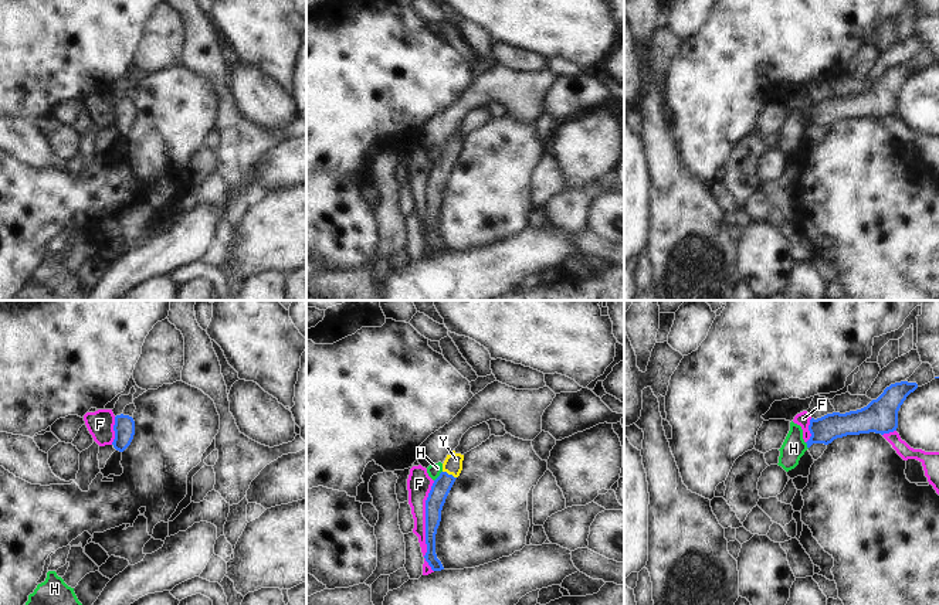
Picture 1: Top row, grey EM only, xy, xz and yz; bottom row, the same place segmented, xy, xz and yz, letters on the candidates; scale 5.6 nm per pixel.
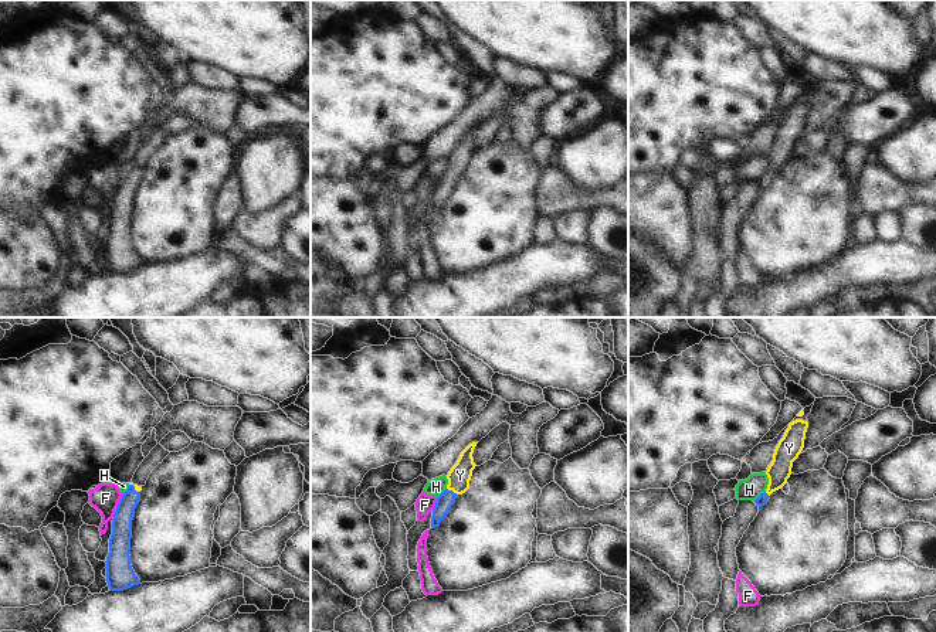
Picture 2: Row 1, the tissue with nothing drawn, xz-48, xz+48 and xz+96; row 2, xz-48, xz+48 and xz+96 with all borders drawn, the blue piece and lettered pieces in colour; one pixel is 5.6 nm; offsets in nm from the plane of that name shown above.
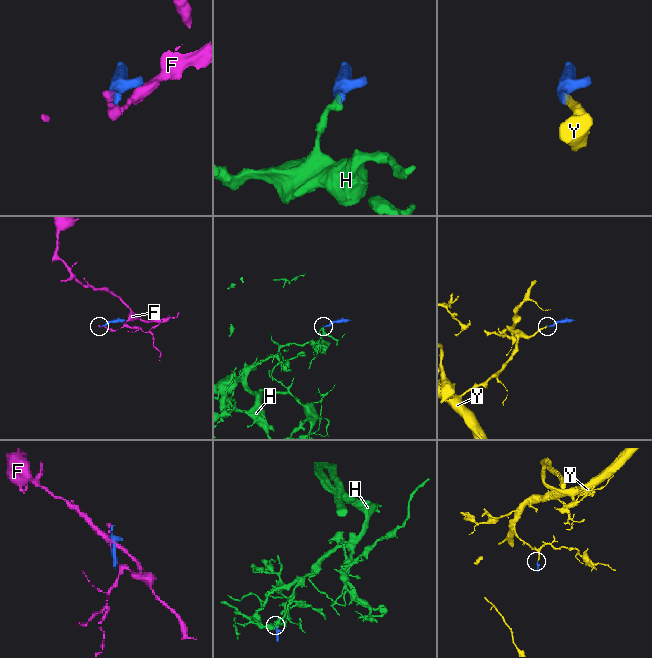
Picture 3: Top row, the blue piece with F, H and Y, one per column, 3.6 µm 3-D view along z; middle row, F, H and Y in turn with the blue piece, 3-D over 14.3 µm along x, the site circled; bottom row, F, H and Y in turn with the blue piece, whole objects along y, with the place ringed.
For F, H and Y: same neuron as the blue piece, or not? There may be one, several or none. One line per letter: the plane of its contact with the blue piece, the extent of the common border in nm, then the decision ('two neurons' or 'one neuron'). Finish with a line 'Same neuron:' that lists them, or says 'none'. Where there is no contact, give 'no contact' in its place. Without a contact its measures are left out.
F: xz | 500 nm | two neurons
H: xz | 80 nm | two neurons
Y: xz | 90 nm | one neuron
Same neuron: Y

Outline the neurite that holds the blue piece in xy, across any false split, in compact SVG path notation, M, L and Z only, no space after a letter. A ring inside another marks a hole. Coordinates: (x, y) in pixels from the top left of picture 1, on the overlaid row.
M116 415L115 417L115 439L112 442L113 448L119 452L123 452L132 442L135 435L135 421L129 415Z

